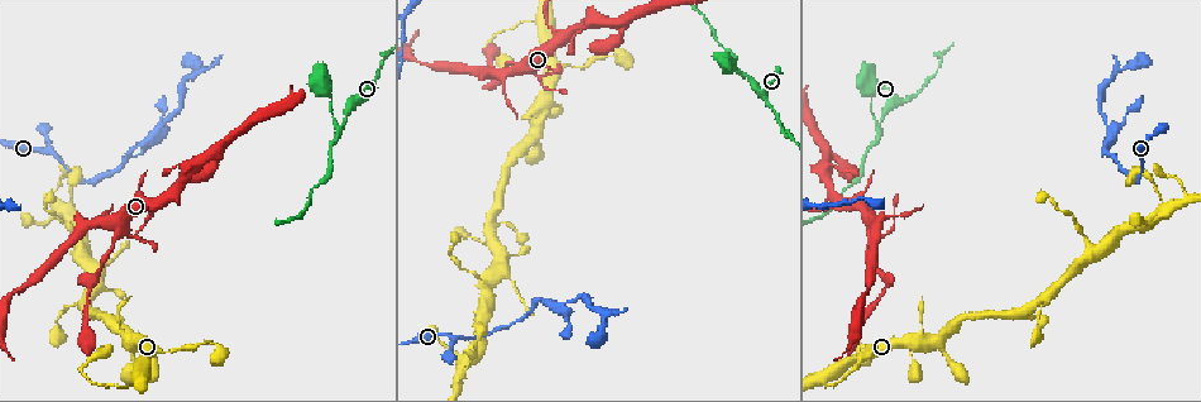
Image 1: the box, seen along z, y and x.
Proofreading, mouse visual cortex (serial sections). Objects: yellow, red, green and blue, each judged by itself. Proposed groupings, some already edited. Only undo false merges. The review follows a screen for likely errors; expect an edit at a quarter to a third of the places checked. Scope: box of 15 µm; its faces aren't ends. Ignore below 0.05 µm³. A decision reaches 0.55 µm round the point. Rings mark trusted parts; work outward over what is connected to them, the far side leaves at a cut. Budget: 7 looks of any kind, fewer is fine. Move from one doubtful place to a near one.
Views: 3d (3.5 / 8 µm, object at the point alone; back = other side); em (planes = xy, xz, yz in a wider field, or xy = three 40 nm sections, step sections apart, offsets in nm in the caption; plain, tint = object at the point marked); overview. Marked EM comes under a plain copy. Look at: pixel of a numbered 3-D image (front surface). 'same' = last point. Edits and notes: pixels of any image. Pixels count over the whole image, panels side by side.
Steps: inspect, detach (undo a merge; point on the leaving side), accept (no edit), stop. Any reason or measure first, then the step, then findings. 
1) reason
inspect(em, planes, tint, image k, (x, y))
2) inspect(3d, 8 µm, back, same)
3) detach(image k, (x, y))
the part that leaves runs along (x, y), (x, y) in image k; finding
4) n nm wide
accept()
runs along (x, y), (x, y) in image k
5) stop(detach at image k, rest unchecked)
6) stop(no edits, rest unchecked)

sharp bend
inspect(3d, 3.5 µm, image 1, (553, 102))

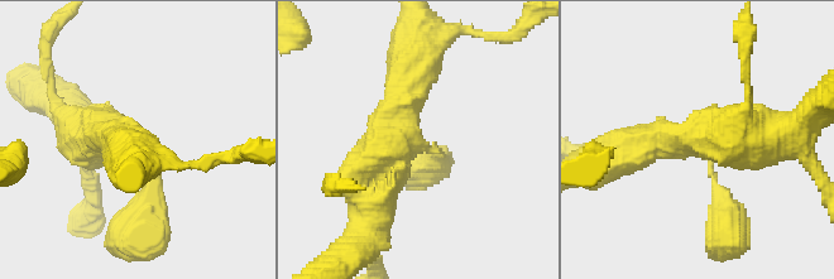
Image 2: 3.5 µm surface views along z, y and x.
3 arms; arms of 250, 500, 600 nm; now the EM
inspect(em, xy, step 5, tint, image 2, (421, 146))

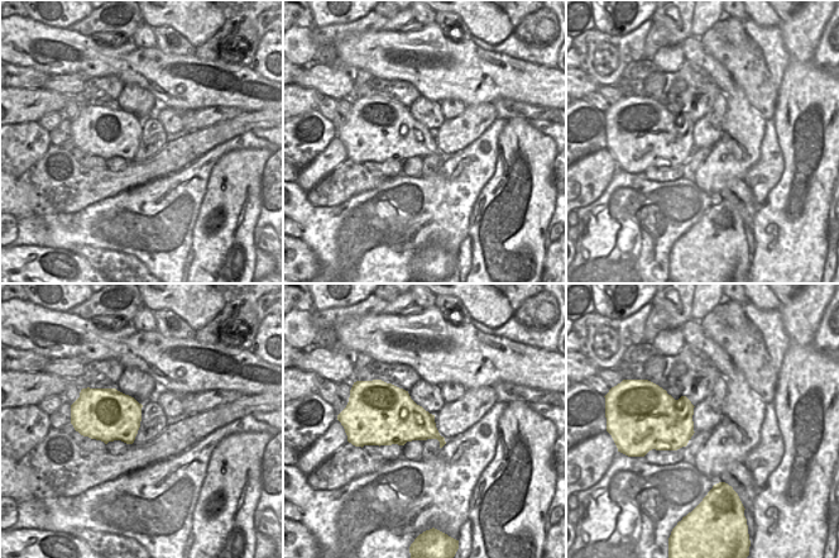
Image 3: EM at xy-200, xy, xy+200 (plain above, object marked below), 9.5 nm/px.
accept()
runs along (638, 148), (696, 135), (725, 217) in image 2; all the same cell

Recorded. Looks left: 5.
inspect(3d, 8 µm, image 1, (498, 83))

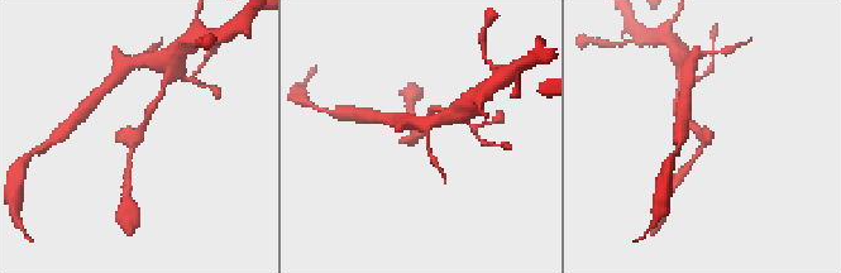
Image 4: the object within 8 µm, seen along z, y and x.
inspect(3d, 3.5 µm, image 4, (420, 138))

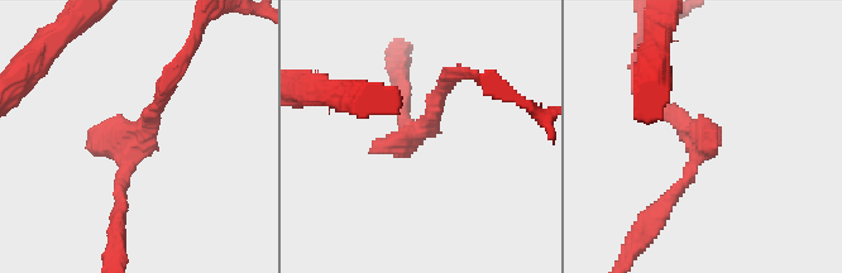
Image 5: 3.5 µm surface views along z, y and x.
shape alone is not enough
inspect(em, xy, step 2, tint, image 5, (421, 135))

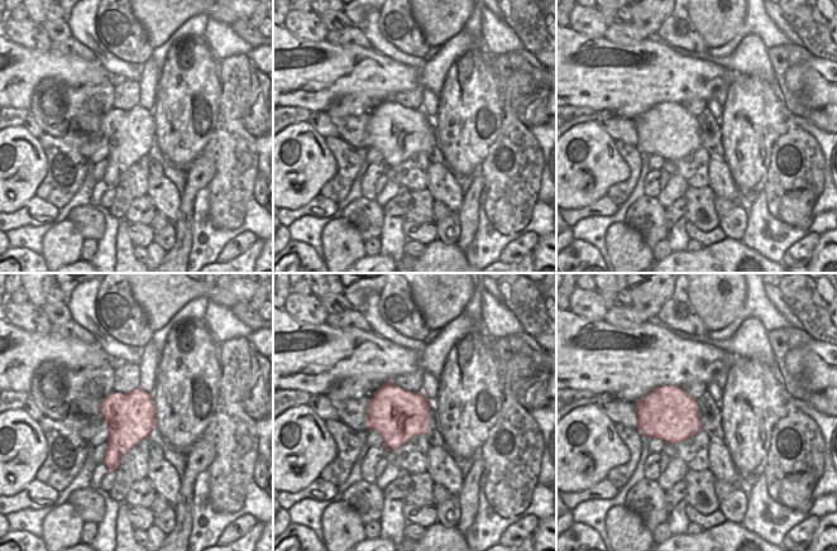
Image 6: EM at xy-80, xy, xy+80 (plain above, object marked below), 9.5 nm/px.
accept()
runs along (166, 85), (127, 151), (119, 209) in image 5; continuous, no second cell

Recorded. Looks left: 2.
arms part here
inspect(3d, 3.5 µm, image 1, (743, 77))

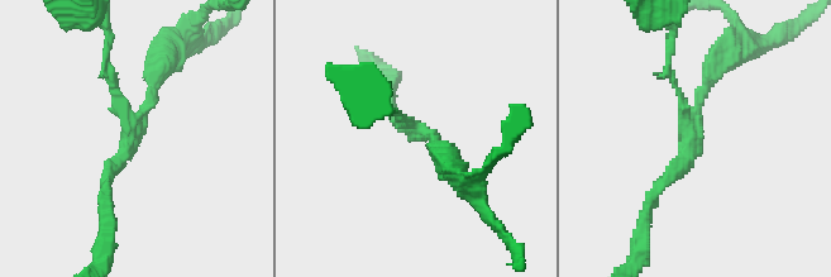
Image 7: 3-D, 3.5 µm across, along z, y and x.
arms of 100, 200, 300 nm
accept()
runs along (452, 167), (437, 141), (390, 109) in image 7; all the same cell

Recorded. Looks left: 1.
stop(no edits, rest unchecked)

